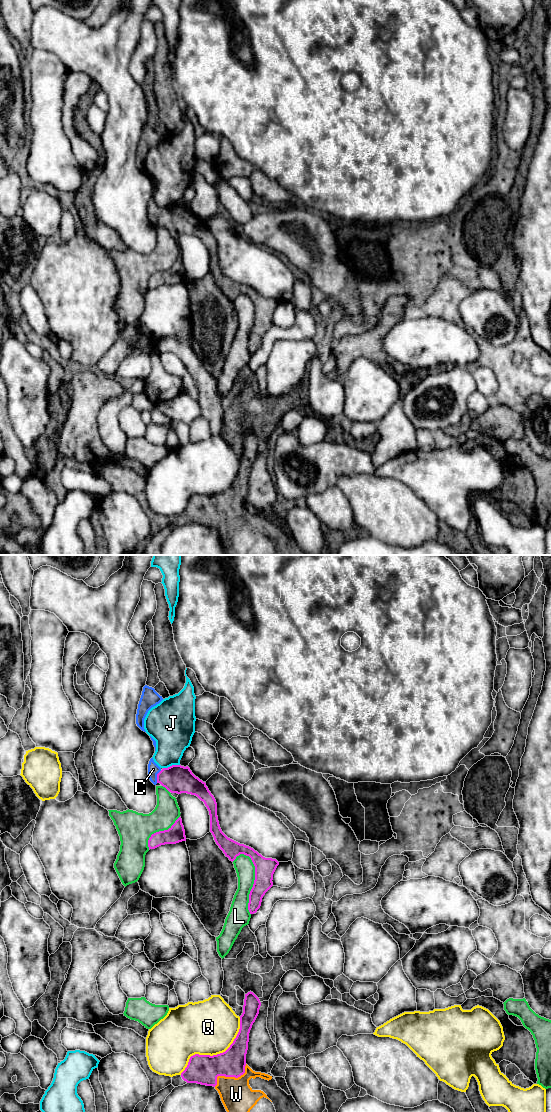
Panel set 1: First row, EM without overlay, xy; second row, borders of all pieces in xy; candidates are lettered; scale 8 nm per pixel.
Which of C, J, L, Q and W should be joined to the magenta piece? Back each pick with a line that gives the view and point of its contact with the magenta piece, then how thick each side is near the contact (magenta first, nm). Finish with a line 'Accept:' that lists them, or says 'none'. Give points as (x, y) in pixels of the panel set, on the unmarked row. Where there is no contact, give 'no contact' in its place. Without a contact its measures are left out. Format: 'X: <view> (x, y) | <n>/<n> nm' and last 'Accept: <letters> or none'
C: xy (157, 216) | 220/100 nm
W: xy (230, 516) | 240/260 nm
Accept: C, W

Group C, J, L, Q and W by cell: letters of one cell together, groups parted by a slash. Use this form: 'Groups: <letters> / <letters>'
Groups: C W / J / L / Q

